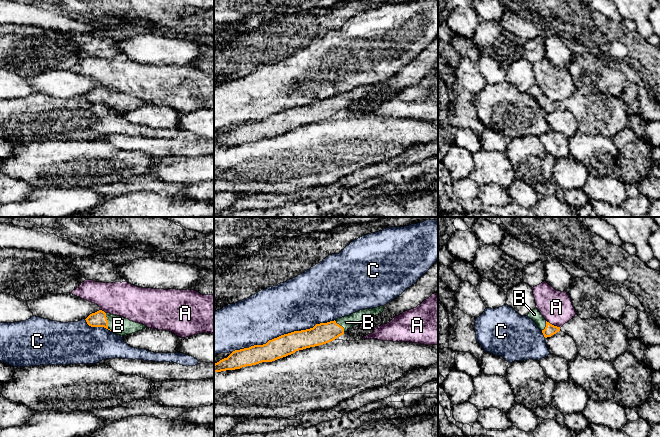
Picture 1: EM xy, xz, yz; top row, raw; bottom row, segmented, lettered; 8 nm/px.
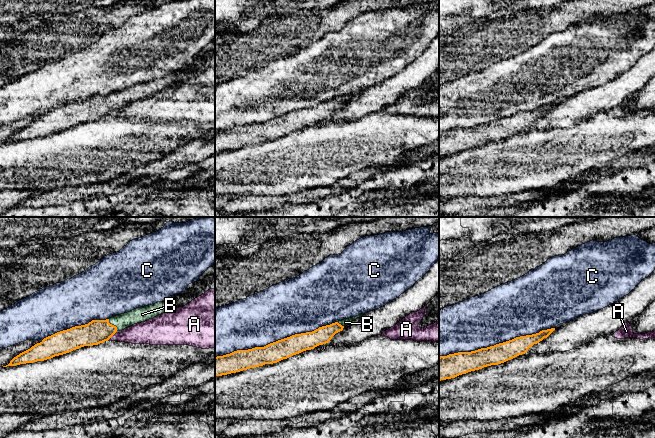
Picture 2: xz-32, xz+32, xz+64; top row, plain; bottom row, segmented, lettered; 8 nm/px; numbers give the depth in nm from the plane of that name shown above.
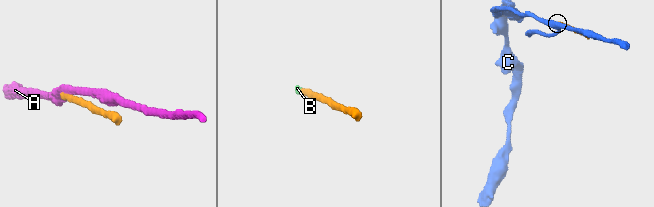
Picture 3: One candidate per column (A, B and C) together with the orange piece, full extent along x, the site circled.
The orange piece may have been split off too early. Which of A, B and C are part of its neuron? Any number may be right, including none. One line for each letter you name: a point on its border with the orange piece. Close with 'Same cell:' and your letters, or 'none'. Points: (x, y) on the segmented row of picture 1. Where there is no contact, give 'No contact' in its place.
B: Touches orange at xy (107, 322)
Same cell: B

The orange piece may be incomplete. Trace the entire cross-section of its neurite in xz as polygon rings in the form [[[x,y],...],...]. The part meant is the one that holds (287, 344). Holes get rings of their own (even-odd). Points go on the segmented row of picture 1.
[[[384,306],[360,310],[334,321],[316,324],[310,329],[281,335],[263,345],[235,350],[227,358],[214,364],[214,372],[240,369],[262,362],[272,362],[296,351],[329,343],[343,335],[351,326],[383,311]]]

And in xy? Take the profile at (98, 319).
[[[102,310],[90,314],[85,320],[91,327],[104,327],[120,336],[126,336],[147,328],[143,324],[130,321],[121,316],[105,313]]]

